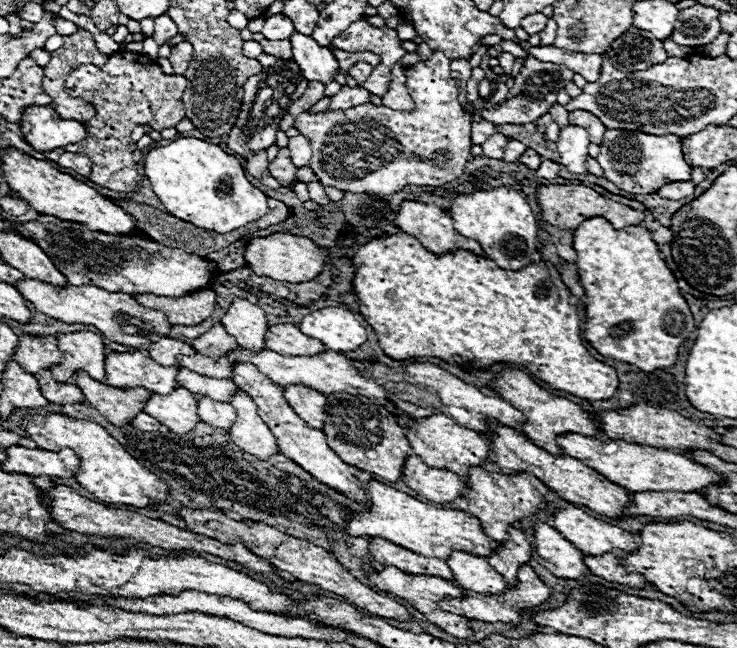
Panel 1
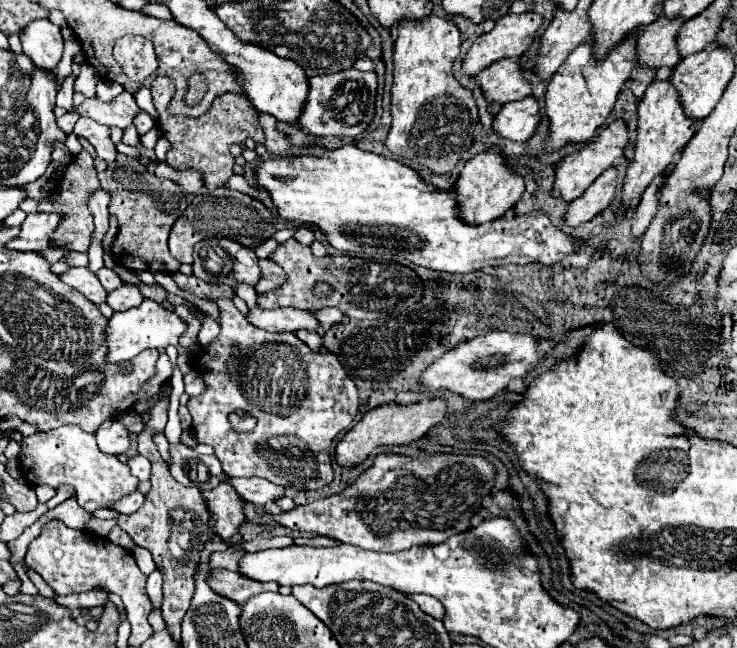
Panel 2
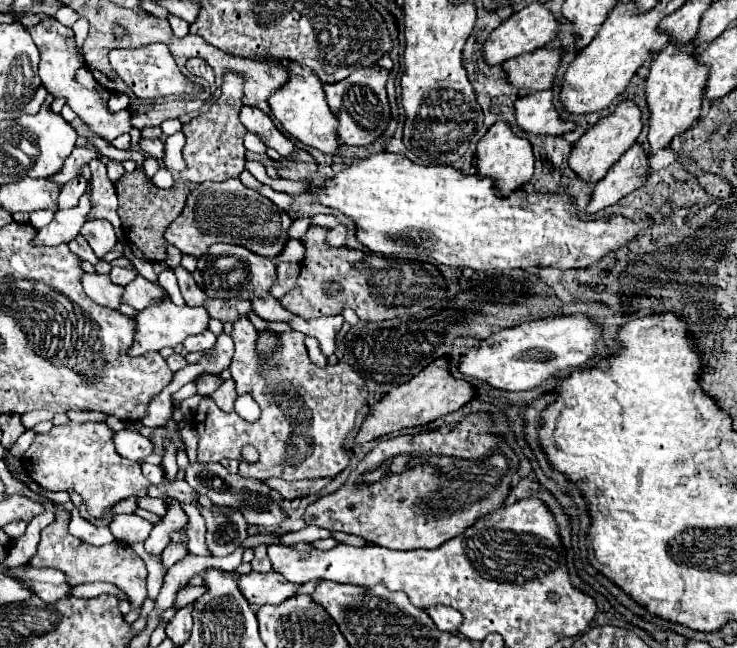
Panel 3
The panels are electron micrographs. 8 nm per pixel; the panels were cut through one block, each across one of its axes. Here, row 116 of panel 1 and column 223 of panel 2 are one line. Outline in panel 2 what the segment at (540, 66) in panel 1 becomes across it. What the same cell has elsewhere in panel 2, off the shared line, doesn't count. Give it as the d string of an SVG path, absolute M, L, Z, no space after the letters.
M220 482L216 488L203 491L210 514L216 516L216 524L212 528L214 534L228 540L232 534L238 532L238 526L244 522L244 512L234 504L242 502L240 496L228 486L228 482Z

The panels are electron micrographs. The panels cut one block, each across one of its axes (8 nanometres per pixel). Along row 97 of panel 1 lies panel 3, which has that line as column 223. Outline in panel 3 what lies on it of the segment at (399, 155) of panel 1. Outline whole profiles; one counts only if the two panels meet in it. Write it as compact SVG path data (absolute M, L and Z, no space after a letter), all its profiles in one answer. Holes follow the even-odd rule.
M244 316L234 322L232 340L236 344L236 352L230 372L236 382L236 390L250 392L262 408L262 416L248 422L236 412L222 412L212 400L202 398L194 416L194 428L200 434L198 462L220 462L222 458L240 460L242 448L254 446L260 458L252 464L240 460L240 476L254 476L258 480L282 478L288 482L324 476L334 478L350 464L352 452L344 448L344 440L354 430L358 412L366 406L368 386L346 362L338 362L334 366L328 364L324 370L316 368L304 346L306 336L300 332L282 332L280 338L282 348L274 354L274 366L270 364L270 368L262 368L264 372L260 376L260 356L254 352L256 328ZM332 382L338 382L338 386L332 388Z

